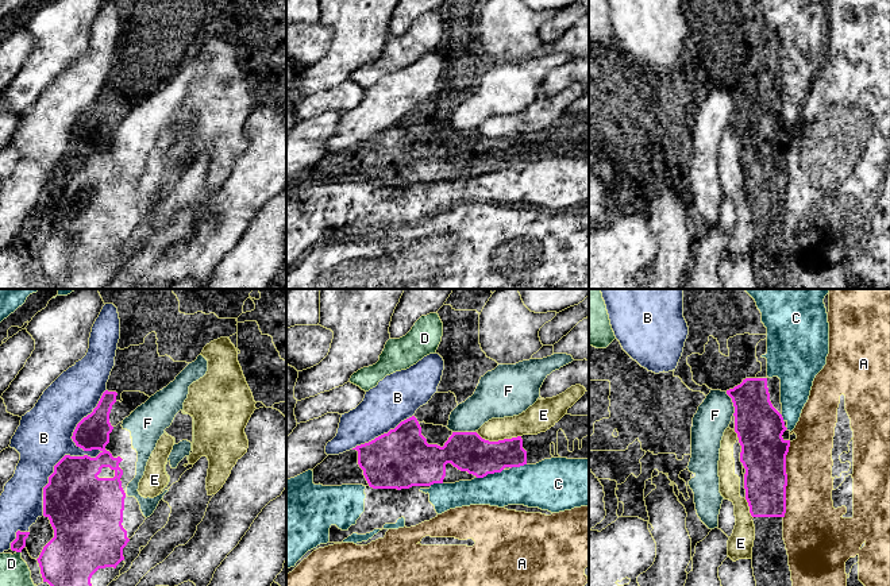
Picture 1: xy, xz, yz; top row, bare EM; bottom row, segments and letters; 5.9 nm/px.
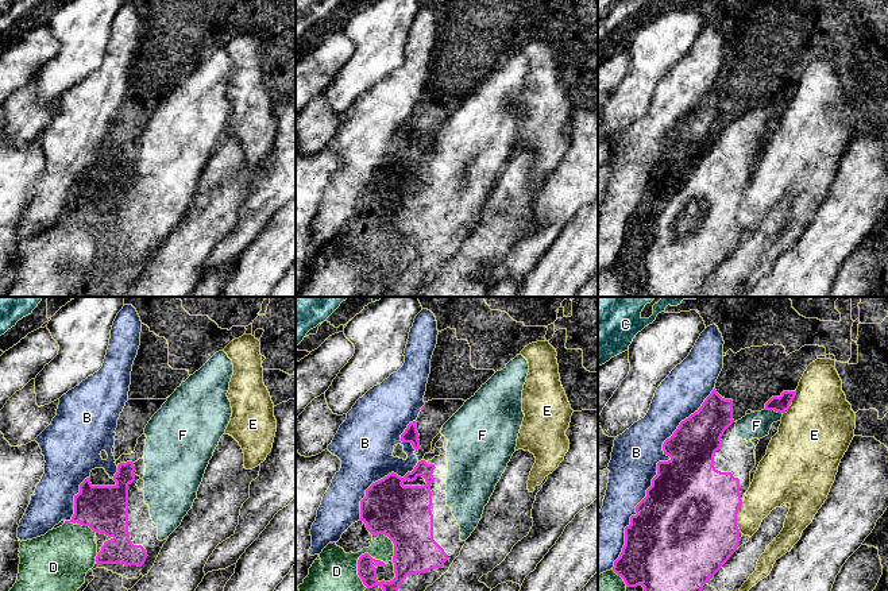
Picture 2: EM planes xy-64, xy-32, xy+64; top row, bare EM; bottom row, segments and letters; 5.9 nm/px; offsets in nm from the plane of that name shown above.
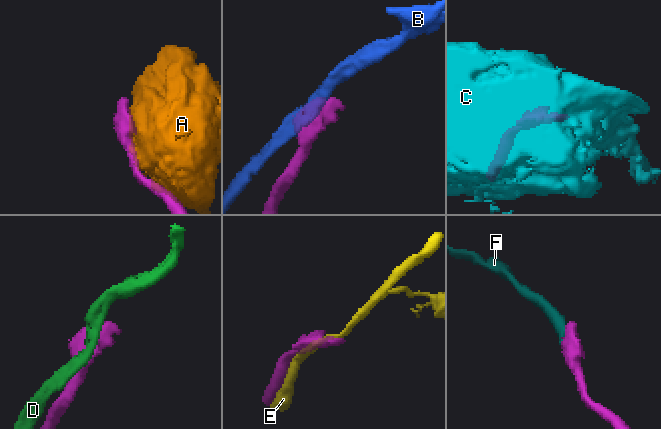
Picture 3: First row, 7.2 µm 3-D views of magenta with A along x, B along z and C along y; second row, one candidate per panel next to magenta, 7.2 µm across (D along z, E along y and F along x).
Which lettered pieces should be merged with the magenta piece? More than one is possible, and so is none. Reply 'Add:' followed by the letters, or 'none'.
Add: F

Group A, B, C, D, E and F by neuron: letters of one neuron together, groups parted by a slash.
A / B / C / D / E / F

